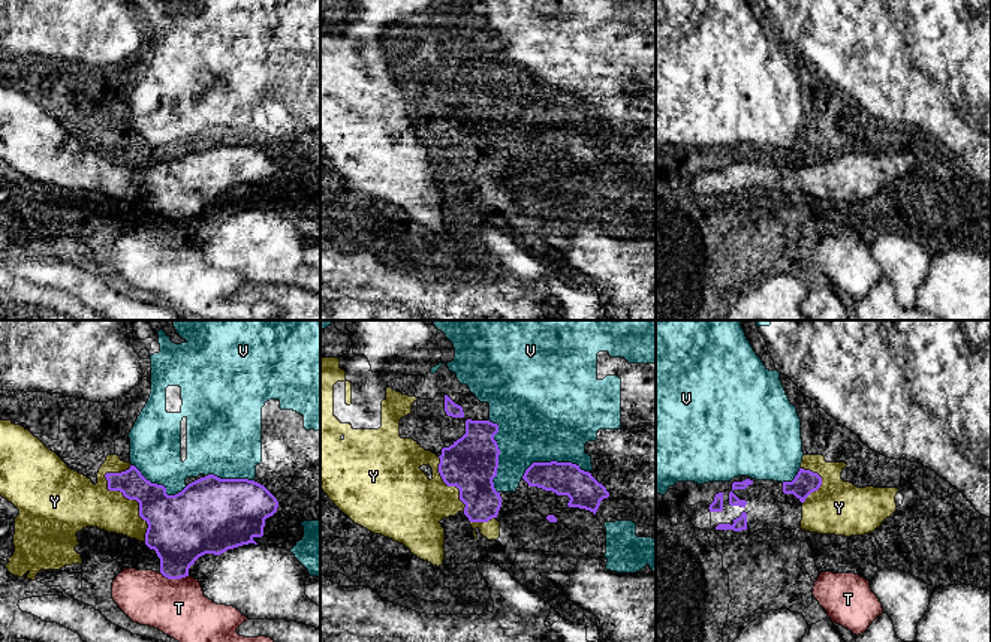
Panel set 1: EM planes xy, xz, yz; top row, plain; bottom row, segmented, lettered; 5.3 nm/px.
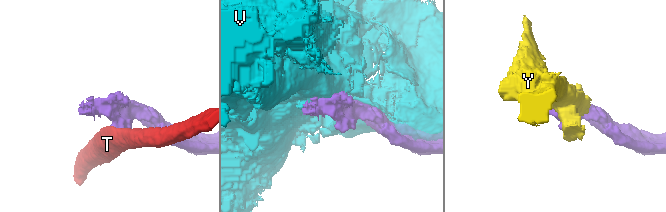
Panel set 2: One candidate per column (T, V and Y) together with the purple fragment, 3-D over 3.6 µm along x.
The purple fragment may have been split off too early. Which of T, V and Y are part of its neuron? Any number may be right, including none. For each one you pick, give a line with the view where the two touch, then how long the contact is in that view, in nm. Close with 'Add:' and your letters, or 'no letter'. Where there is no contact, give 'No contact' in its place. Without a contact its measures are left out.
Y: Touches purple in xy. Shared border 440 nm
Add: Y

